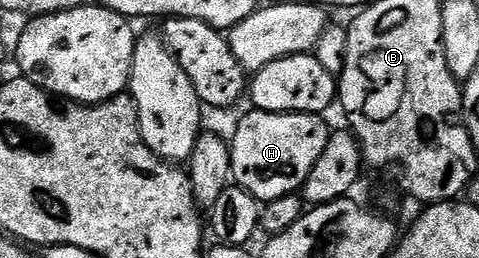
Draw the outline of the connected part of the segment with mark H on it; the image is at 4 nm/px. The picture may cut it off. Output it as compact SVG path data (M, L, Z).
M249 109L243 115L238 130L230 142L232 152L231 181L250 192L262 204L295 194L303 187L310 168L318 164L330 126L318 114L271 114L265 110Z

